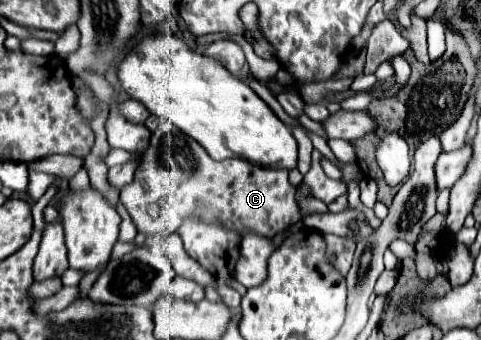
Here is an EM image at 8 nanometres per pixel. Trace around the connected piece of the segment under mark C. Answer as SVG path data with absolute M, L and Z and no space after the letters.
M161 120L133 182L121 190L121 204L131 214L137 232L147 236L175 232L189 214L221 220L239 234L253 230L261 236L275 236L301 220L295 194L297 188L291 186L287 170L257 166L241 158L217 162L169 120Z

